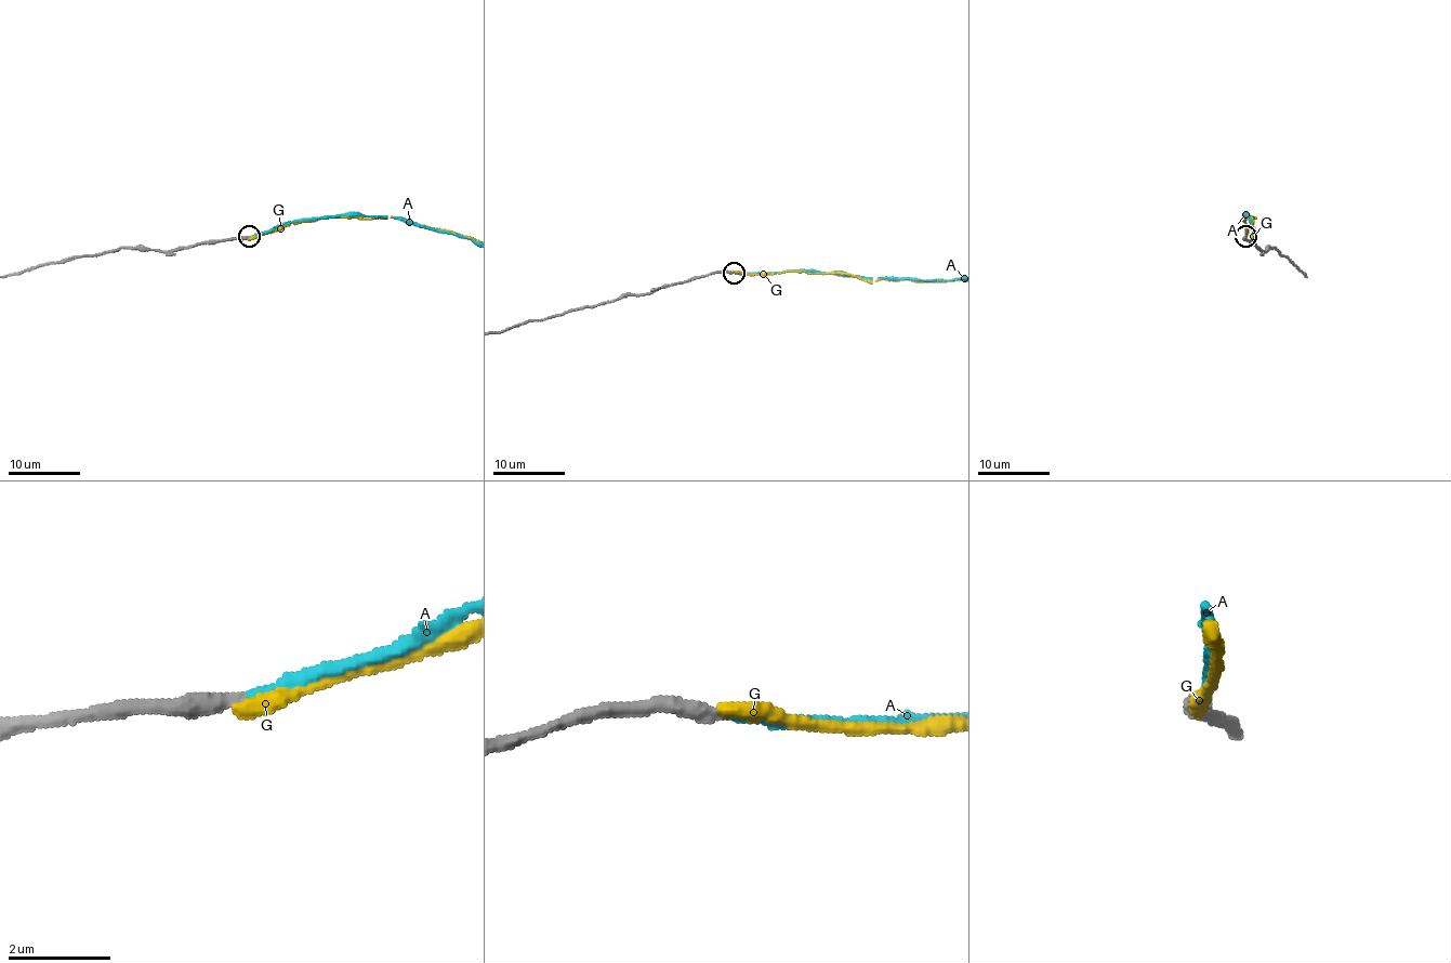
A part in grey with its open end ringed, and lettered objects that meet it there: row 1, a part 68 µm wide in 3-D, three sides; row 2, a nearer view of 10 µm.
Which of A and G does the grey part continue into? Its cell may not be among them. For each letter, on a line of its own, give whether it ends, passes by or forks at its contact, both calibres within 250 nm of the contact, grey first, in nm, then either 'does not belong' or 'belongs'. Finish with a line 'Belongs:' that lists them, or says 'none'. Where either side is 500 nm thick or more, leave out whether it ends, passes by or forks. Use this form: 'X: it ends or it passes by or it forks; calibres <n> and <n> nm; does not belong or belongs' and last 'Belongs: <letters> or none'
A: it ends; calibres 320 and 170 nm; belongs
G: it ends; calibres 360 and 320 nm; does not belong
Belongs: A

